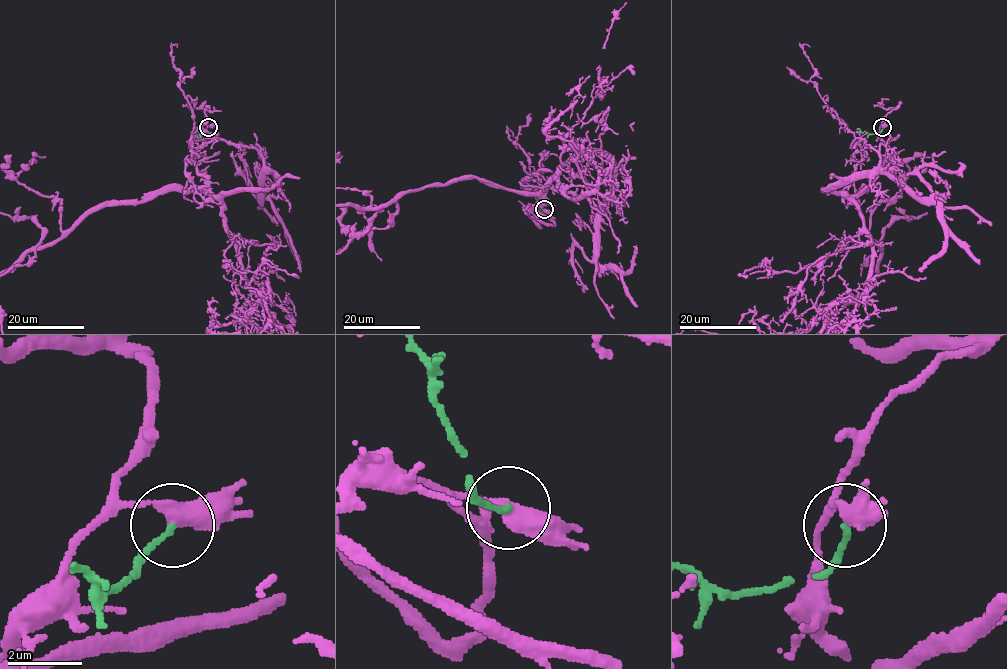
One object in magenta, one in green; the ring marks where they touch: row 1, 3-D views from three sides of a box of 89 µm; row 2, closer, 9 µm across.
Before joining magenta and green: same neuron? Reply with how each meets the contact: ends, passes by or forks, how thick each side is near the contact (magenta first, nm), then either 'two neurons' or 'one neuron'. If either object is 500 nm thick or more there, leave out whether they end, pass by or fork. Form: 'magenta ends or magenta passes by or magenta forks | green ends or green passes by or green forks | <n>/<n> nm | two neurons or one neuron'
magenta passes by | green ends | 420/150 nm | two neurons

